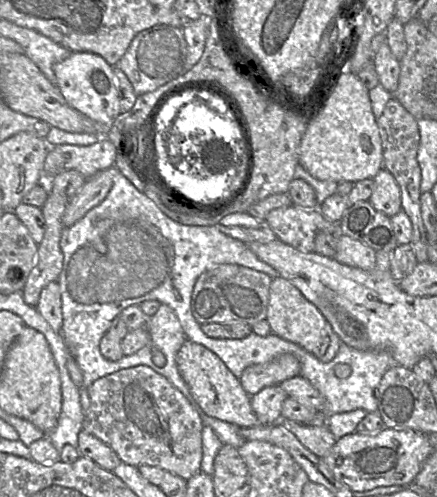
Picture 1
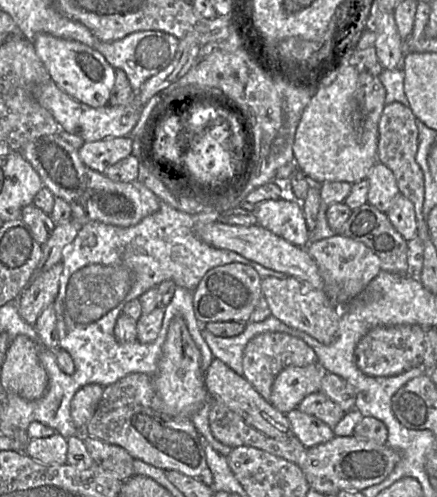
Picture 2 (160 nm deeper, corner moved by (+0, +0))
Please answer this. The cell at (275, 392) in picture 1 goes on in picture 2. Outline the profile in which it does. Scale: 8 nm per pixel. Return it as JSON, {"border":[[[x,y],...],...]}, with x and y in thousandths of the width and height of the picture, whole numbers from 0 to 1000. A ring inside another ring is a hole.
{"border":[[[725,728],[696,738],[661,736],[627,765],[616,809],[636,827],[657,833],[680,821],[703,795],[732,787],[748,751]]]}

